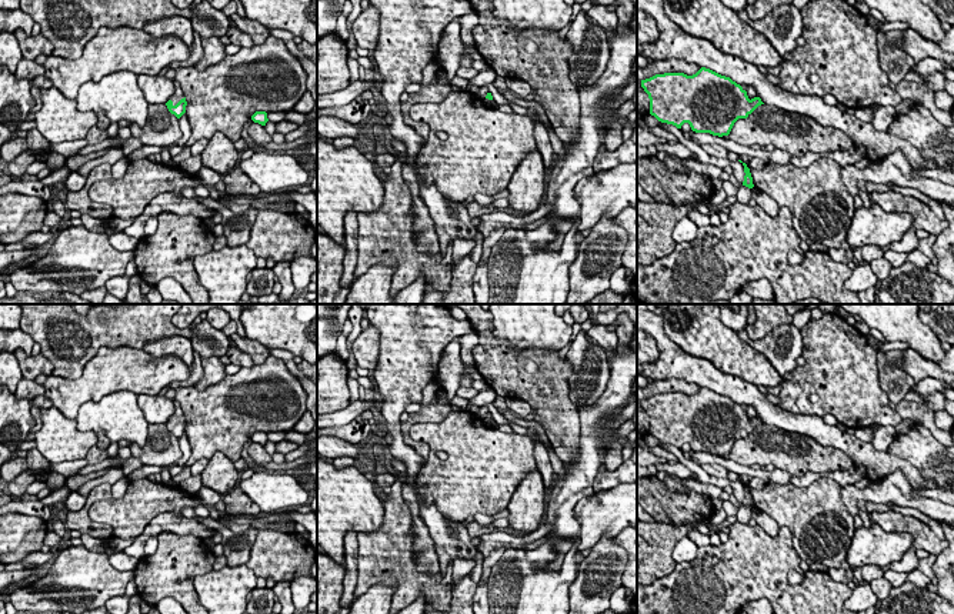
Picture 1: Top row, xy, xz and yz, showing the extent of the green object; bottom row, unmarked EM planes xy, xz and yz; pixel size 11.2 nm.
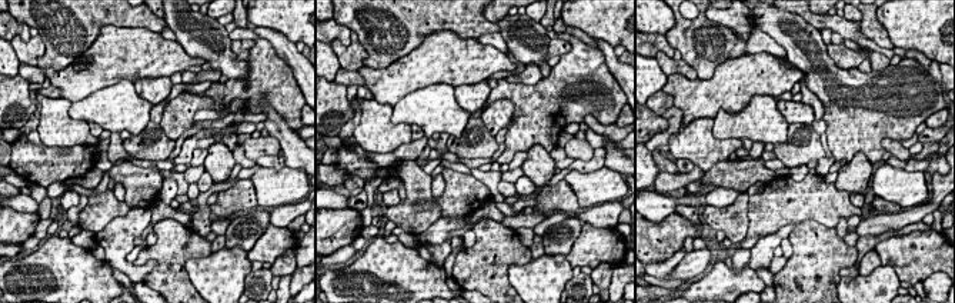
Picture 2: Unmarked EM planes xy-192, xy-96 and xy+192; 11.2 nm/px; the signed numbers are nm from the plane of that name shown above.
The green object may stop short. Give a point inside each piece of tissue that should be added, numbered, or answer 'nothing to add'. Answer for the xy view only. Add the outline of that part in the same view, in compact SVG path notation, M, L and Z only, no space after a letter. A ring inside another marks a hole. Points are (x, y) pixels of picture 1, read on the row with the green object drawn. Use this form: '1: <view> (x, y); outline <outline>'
1: xy (177, 96); outline M174 81L174 94L170 97L173 106L176 106L181 99L184 99L183 90L180 84Z

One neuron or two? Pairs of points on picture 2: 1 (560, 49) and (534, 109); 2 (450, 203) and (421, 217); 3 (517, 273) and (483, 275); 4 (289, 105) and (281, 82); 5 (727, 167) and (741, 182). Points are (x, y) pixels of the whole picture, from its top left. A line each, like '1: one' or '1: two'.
1: two
2: two
3: two
4: one
5: one

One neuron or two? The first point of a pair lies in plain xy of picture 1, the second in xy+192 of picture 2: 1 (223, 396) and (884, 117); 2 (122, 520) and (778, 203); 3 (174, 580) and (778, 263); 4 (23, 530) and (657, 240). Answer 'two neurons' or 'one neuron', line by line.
1: one neuron
2: one neuron
3: two neurons
4: one neuron

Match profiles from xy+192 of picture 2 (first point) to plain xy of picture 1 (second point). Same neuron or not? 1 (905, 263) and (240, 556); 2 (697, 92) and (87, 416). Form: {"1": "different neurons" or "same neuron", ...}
{"1": "different neurons", "2": "different neurons"}

